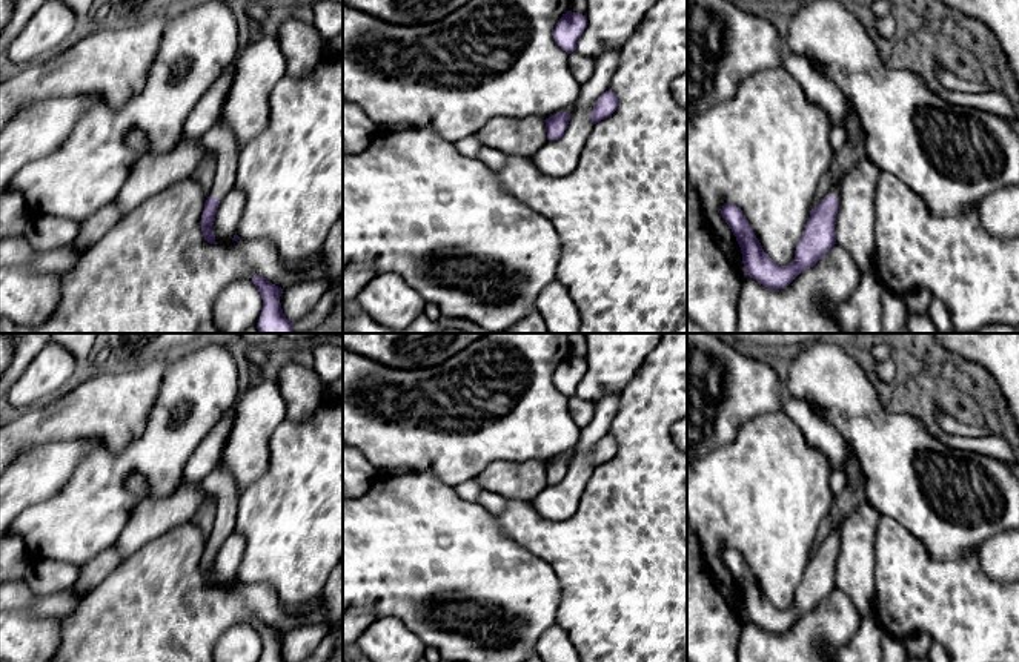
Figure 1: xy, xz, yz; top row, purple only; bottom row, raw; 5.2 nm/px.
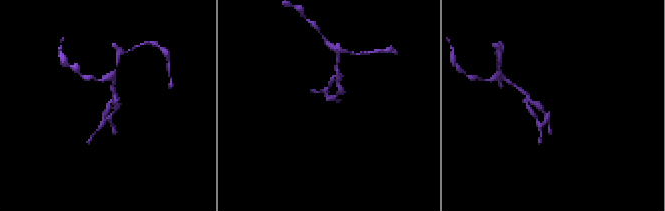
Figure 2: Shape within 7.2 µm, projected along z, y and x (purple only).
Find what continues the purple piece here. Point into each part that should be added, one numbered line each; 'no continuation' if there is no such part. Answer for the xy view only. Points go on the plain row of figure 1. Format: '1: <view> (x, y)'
1: xy (220, 484)

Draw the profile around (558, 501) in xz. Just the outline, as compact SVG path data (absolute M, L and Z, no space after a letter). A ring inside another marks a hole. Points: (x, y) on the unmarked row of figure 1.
M610 392L595 402L592 421L581 429L581 436L570 455L570 465L564 479L549 484L530 505L550 521L569 519L579 505L587 481L593 473L592 455L596 444L610 432L613 418L619 410L619 393Z

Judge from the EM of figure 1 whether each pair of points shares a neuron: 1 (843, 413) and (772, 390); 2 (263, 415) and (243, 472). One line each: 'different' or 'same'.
1: different
2: same

